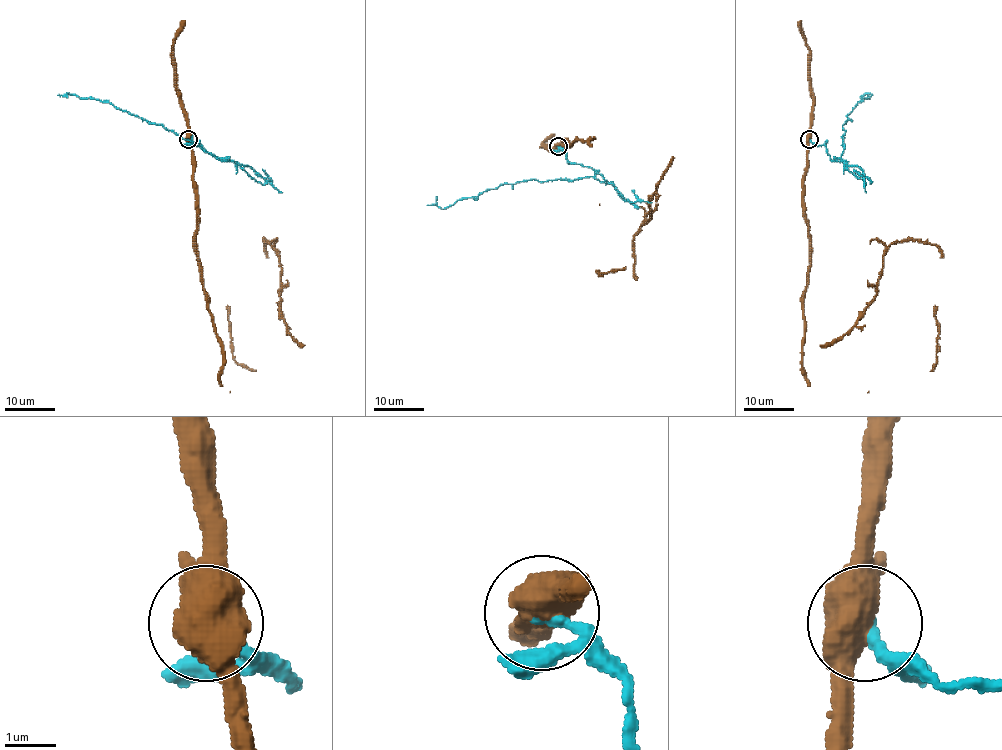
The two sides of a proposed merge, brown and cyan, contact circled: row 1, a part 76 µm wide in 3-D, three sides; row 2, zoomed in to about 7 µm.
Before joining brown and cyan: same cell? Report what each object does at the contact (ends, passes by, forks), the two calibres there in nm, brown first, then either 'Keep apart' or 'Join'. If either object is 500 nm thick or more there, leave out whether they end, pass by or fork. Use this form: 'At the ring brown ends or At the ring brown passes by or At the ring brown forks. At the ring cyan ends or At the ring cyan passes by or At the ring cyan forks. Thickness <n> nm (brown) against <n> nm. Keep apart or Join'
Thickness 650 nm (brown) against 200 nm. Keep apart

